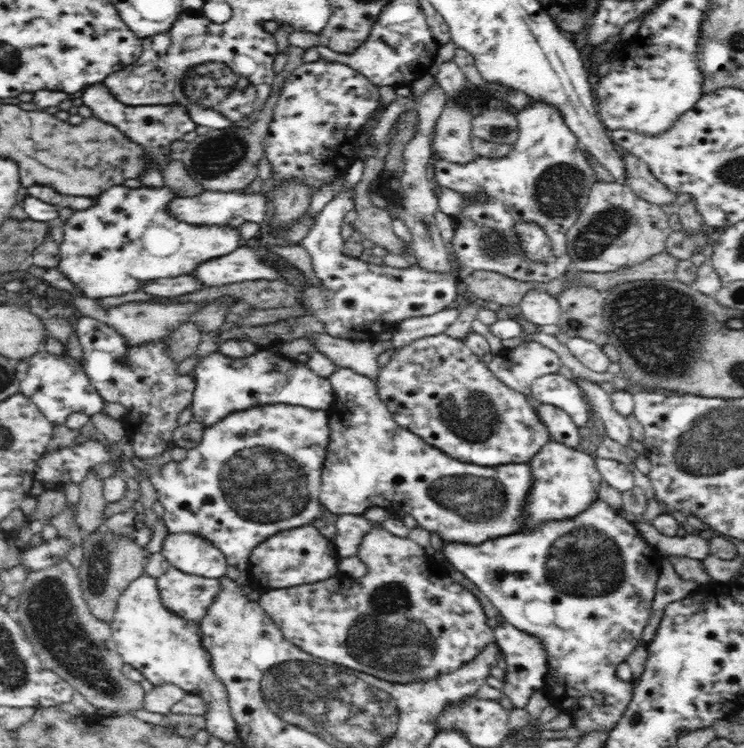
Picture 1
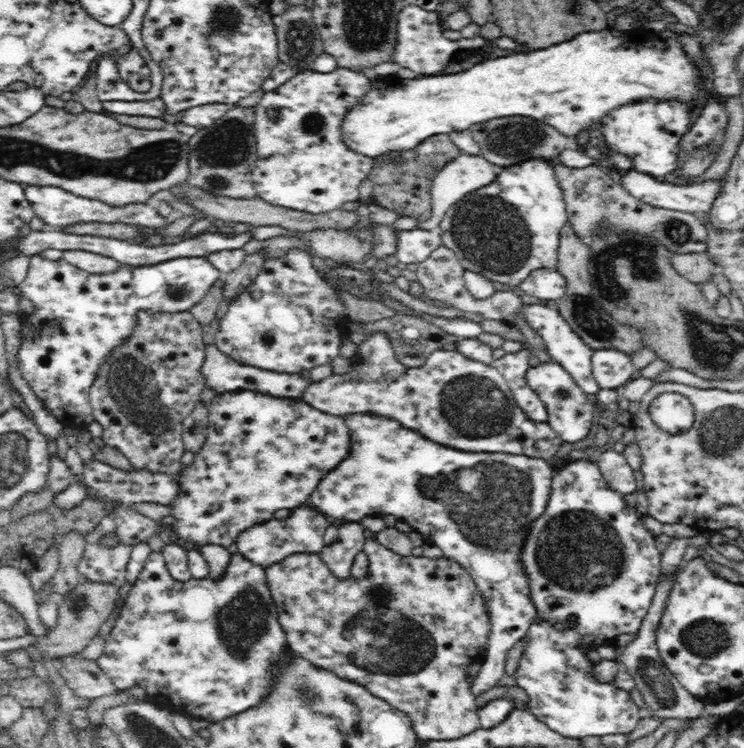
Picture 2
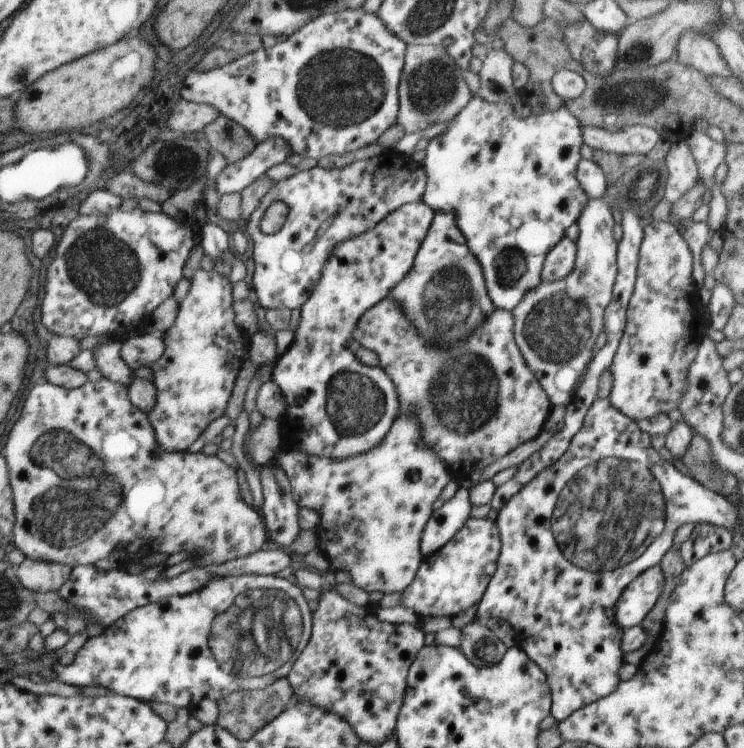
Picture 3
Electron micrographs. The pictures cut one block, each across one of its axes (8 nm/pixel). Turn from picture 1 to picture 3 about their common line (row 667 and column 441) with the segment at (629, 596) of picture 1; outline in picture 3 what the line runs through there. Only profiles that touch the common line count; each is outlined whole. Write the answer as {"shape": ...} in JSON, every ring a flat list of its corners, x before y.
{"shape":[[488,517,468,518,441,550,423,558,414,580,403,590,402,606,412,608,418,617,453,619,482,600,496,572,500,553,501,538,497,522]]}

